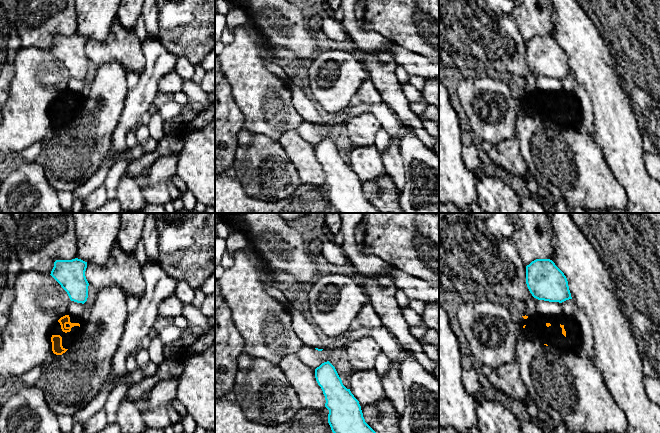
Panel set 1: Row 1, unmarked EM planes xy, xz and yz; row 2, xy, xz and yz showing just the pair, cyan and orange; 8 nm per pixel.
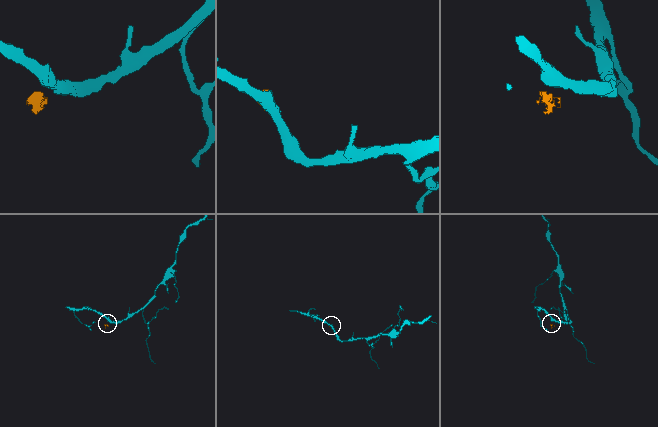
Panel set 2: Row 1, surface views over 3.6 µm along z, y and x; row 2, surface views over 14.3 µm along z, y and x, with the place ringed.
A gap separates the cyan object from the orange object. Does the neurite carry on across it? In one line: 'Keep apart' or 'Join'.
Keep apart

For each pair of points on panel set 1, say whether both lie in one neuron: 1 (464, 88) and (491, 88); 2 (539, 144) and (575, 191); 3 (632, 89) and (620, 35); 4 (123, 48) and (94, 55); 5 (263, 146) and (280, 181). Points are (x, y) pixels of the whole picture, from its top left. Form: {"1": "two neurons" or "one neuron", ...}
{"1": "one neuron", "2": "one neuron", "3": "two neurons", "4": "one neuron", "5": "one neuron"}

